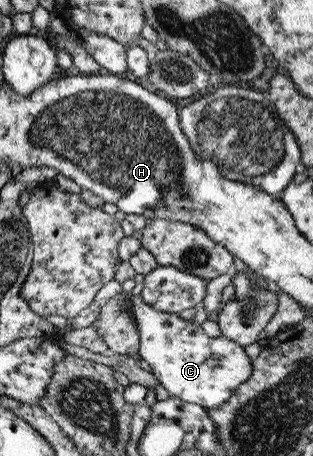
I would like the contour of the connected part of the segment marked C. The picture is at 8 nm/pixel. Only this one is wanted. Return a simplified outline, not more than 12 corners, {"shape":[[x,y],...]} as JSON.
{"shape":[[129,296],[137,353],[208,410],[250,376],[243,346]]}

